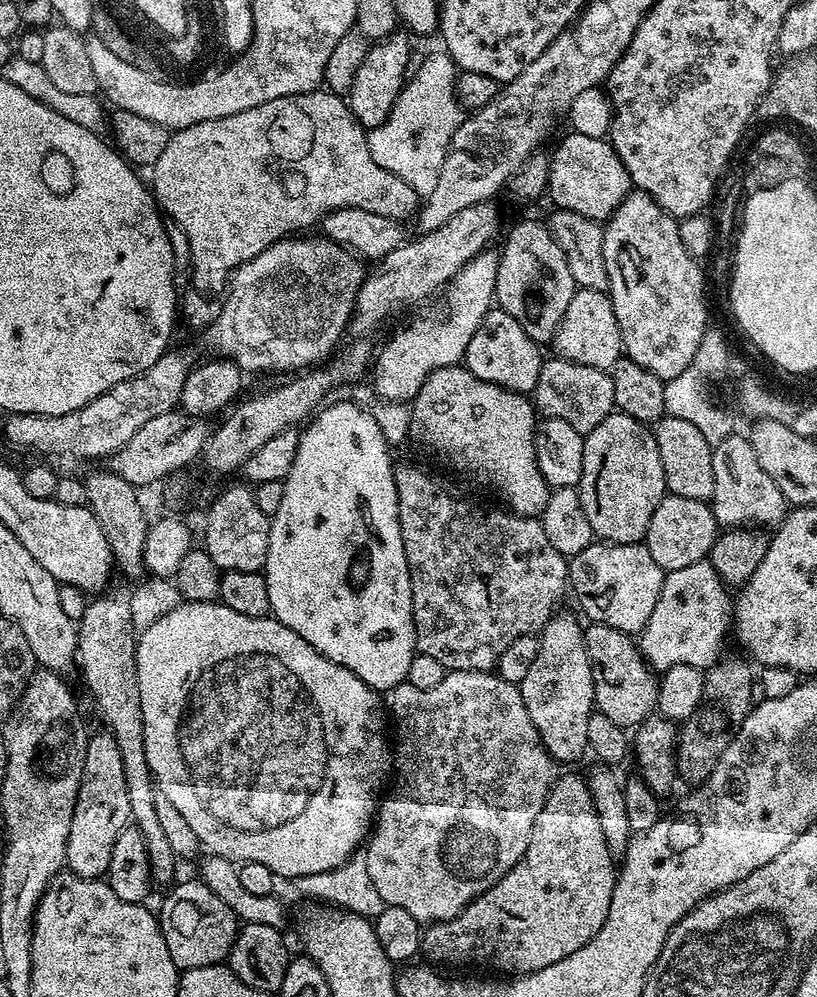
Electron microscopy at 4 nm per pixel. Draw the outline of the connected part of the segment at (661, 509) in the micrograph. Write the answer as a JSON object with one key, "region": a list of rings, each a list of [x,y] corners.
{"region":[[[665,494],[662,502],[658,502],[658,510],[654,510],[654,518],[650,518],[650,526],[642,542],[650,550],[650,558],[654,558],[654,562],[658,562],[658,566],[669,573],[705,559],[717,535],[716,519],[705,501]]]}

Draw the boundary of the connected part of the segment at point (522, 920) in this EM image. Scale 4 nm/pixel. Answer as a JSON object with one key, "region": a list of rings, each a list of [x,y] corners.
{"region":[[[561,775],[534,822],[530,846],[523,858],[497,884],[469,902],[454,918],[429,923],[423,929],[423,959],[436,966],[485,964],[496,972],[516,976],[546,970],[546,966],[570,958],[574,950],[582,950],[582,946],[602,930],[602,922],[606,922],[606,914],[610,914],[610,898],[617,871],[617,861],[610,854],[602,826],[598,823],[598,810],[594,810],[587,779],[583,775]]]}

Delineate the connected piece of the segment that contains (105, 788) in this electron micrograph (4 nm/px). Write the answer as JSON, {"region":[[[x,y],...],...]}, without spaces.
{"region":[[[107,730],[93,731],[88,737],[86,762],[82,766],[82,782],[78,786],[78,798],[74,802],[74,818],[70,822],[70,838],[66,842],[67,871],[82,878],[99,880],[110,866],[110,854],[114,854],[114,842],[118,834],[130,824],[130,797],[126,795],[126,770],[122,770],[122,754],[118,754],[118,742]]]}

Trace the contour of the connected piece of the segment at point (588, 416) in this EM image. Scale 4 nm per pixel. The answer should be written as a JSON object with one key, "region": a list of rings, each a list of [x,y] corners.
{"region":[[[545,359],[538,370],[536,388],[530,393],[534,407],[541,417],[562,418],[562,422],[574,426],[574,430],[587,434],[616,408],[611,371],[569,360],[551,359]]]}

